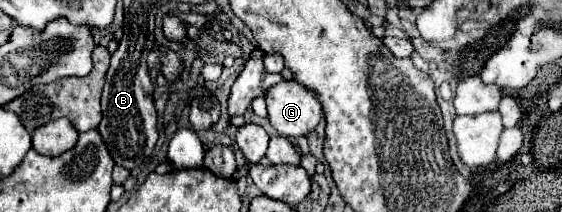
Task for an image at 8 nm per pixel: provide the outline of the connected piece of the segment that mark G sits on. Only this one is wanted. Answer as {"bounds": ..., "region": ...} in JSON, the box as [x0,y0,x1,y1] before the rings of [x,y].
{"bounds":[267,81,323,137],"region":[[[297,81],[273,85],[267,93],[267,109],[273,129],[283,137],[301,137],[317,129],[323,119],[319,97]]]}

